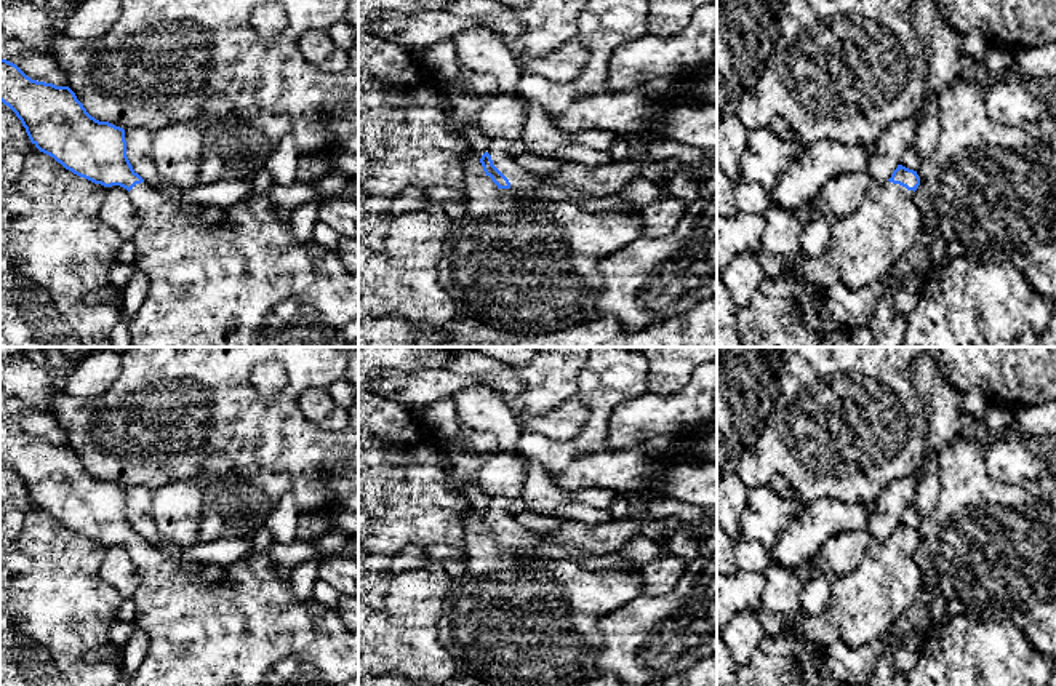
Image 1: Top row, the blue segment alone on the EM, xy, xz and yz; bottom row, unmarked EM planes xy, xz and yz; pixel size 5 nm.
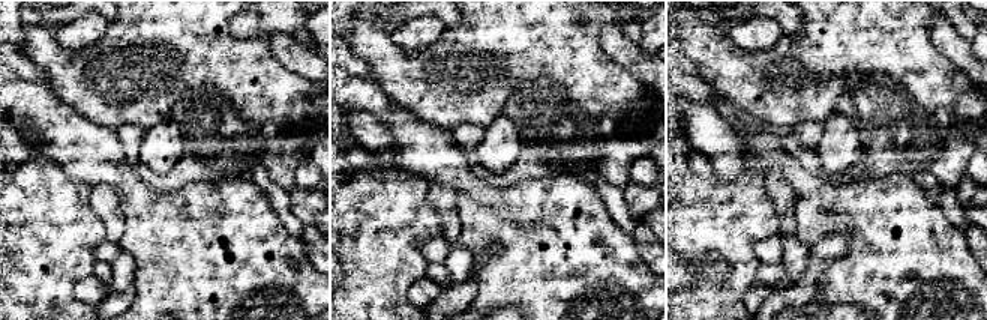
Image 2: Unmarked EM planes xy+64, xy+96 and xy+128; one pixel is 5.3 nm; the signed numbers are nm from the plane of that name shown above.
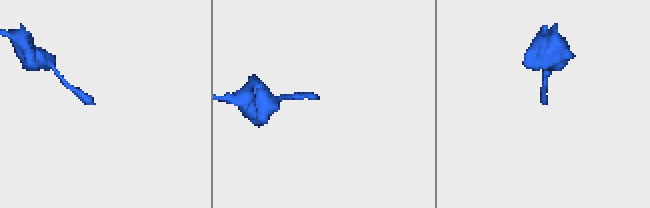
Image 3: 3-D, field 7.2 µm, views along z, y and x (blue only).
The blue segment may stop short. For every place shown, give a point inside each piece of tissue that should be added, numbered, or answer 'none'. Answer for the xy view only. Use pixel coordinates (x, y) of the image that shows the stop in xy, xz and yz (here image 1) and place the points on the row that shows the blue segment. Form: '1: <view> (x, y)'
1: xy (234, 275)

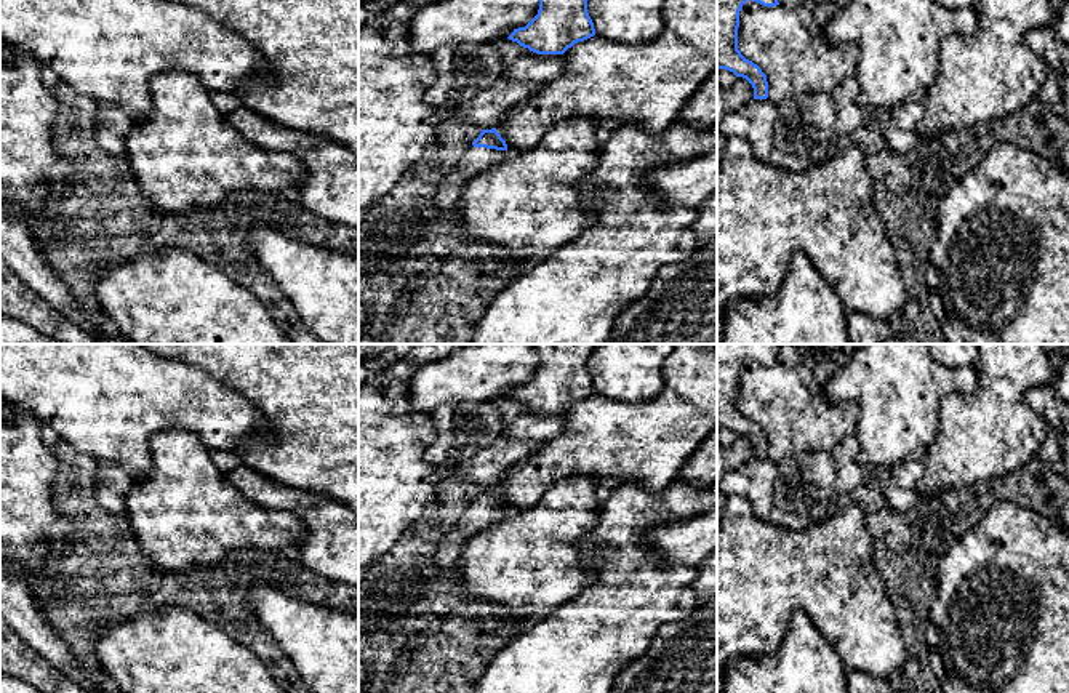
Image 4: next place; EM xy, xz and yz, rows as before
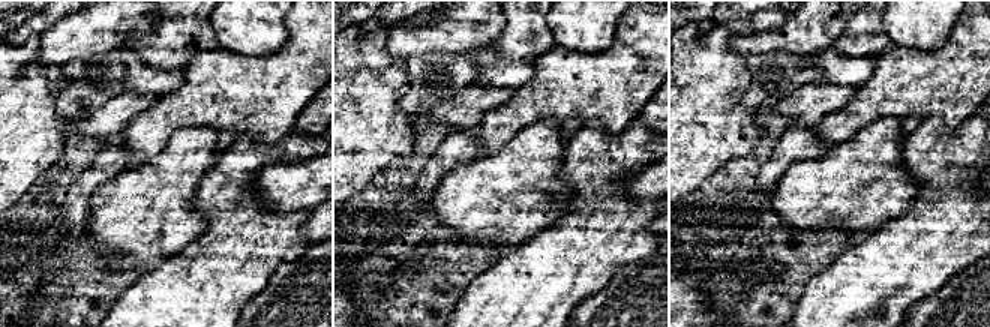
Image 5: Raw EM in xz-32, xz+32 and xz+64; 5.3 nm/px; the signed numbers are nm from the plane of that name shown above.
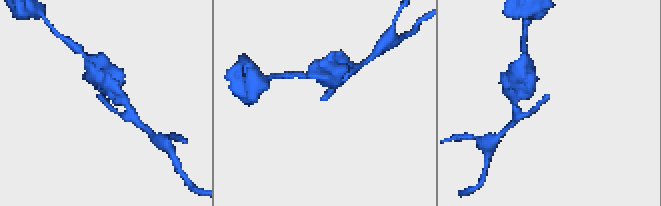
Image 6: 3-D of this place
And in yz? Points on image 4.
none

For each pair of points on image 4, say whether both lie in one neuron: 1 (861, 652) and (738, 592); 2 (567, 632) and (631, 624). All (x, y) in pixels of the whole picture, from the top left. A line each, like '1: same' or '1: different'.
1: same
2: same

